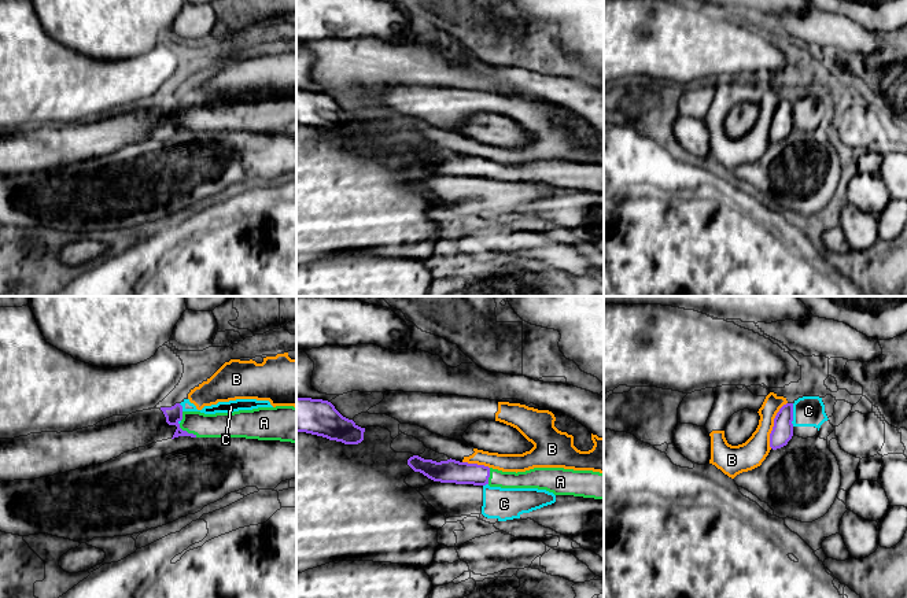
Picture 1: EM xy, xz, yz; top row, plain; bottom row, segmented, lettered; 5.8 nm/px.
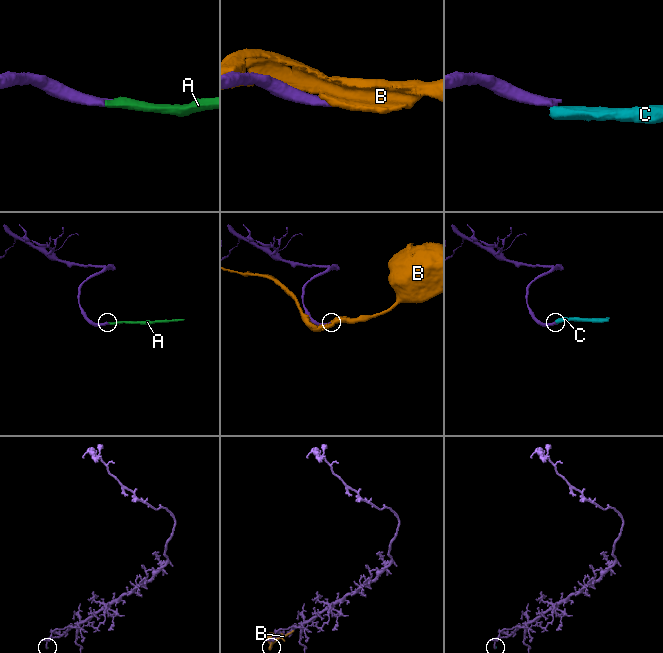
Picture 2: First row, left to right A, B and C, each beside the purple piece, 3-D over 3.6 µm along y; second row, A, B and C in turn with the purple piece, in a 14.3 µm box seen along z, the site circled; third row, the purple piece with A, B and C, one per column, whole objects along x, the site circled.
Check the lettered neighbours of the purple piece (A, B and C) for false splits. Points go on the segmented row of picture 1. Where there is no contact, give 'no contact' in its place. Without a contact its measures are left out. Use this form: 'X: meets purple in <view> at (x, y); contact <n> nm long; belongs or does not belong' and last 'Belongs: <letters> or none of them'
A: meets purple in xy at (185, 431); contact 130 nm long; belongs
B: meets purple in yz at (774, 425); contact 280 nm long; does not belong
C: meets purple in yz at (792, 414); contact 140 nm long; does not belong
Belongs: A

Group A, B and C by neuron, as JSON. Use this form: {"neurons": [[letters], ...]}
{"neurons": [["A"], ["B"], ["C"]]}

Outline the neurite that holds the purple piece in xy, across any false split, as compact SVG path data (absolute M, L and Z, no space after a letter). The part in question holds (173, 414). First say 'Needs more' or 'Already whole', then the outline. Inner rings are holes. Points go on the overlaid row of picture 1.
Needs more. M180 403L161 407L169 425L177 429L172 439L191 438L246 438L296 443L296 407L276 406L204 414L184 411Z

